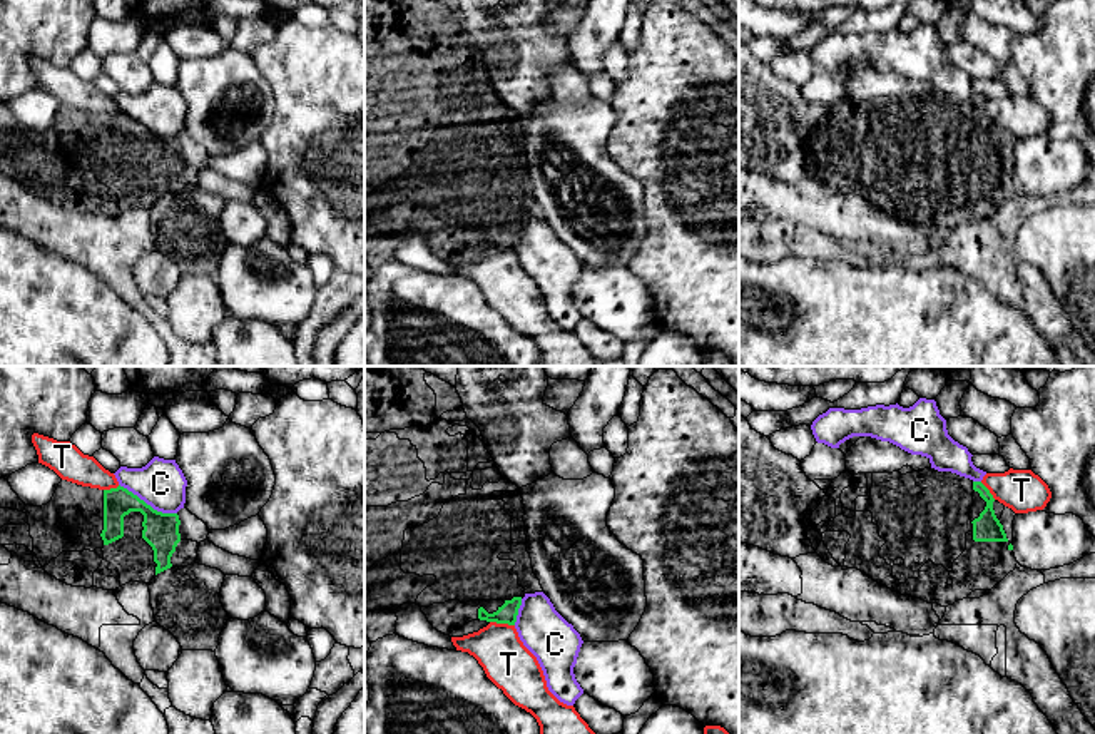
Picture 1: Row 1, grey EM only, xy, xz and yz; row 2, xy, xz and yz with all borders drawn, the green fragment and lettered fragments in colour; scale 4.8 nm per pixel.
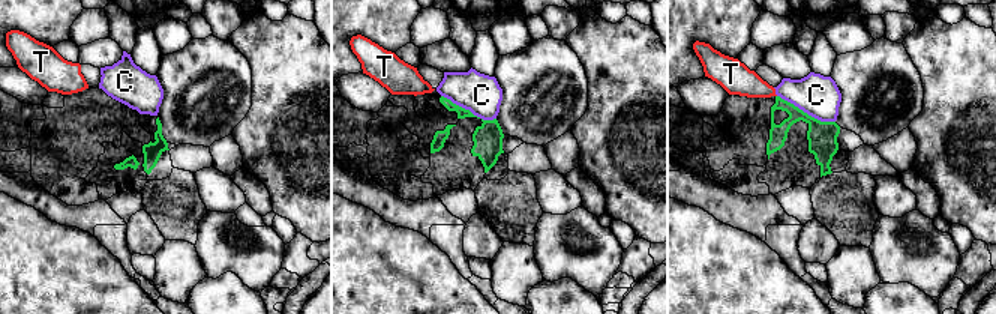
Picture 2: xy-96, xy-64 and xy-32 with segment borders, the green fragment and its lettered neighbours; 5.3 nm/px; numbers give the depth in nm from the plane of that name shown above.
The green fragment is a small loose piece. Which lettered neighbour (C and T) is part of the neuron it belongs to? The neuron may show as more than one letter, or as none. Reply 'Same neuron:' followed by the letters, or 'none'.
Same neuron: none

